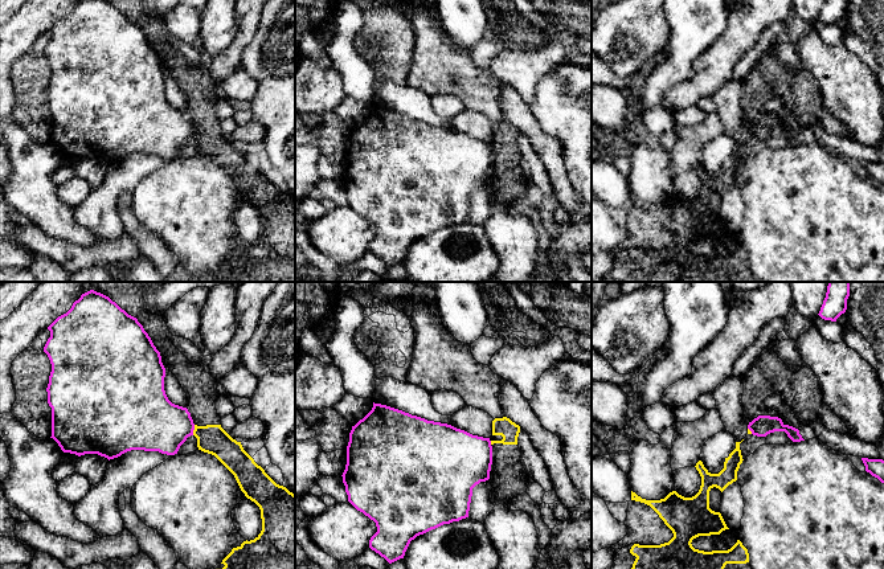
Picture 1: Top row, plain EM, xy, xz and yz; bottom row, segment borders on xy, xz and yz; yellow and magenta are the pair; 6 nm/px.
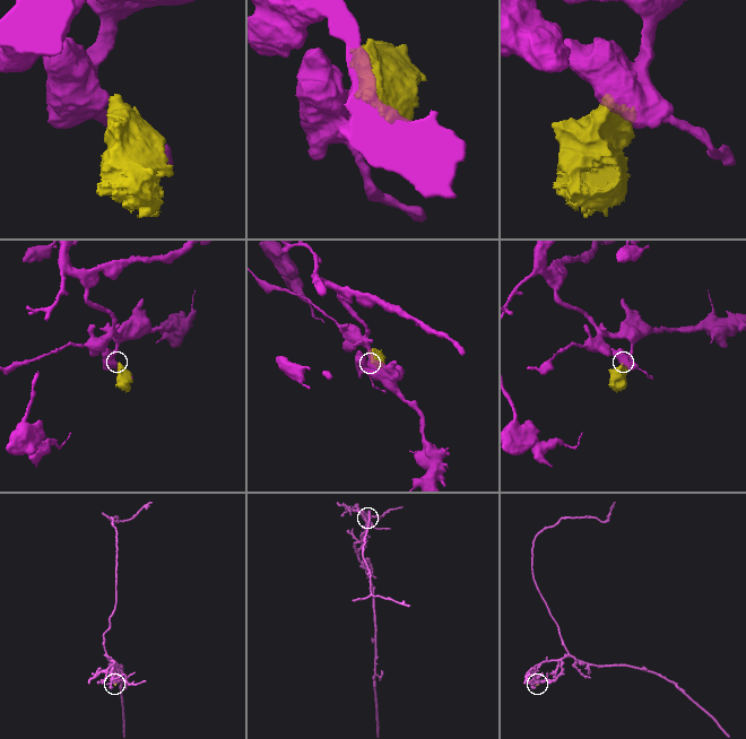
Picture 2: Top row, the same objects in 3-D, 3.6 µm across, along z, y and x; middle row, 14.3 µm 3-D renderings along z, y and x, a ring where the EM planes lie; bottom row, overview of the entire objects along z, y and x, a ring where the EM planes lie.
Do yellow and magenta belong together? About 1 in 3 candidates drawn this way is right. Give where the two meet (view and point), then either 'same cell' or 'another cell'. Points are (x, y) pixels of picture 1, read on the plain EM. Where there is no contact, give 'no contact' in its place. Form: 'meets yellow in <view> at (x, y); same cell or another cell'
meets yellow in xy at (193, 134); another cell

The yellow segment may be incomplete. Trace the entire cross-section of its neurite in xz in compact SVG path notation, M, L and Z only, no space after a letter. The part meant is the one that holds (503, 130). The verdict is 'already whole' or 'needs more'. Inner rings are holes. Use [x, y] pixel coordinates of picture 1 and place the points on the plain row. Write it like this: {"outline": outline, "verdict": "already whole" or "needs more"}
{"outline": "M507 120L492 124L492 168L488 184L499 208L527 196L529 188L529 177L517 150L519 136L520 130Z", "verdict": "needs more"}

